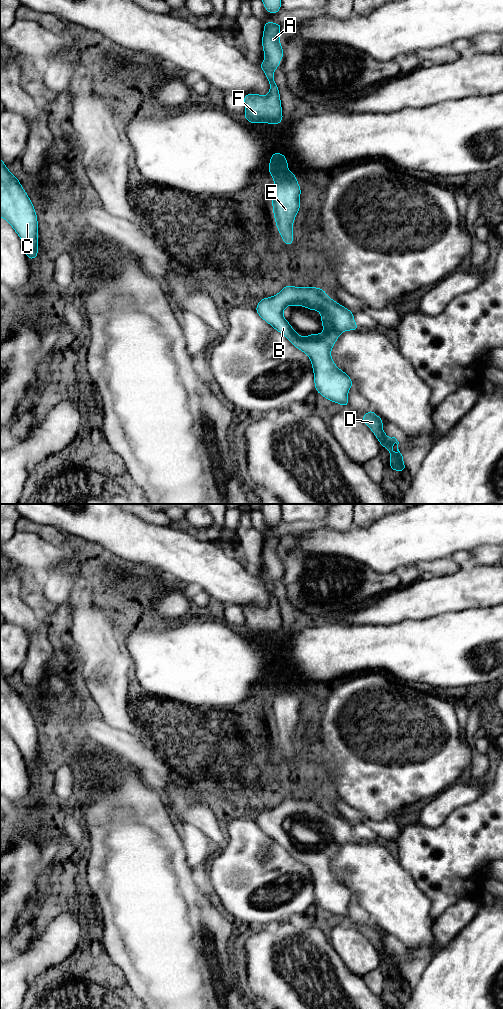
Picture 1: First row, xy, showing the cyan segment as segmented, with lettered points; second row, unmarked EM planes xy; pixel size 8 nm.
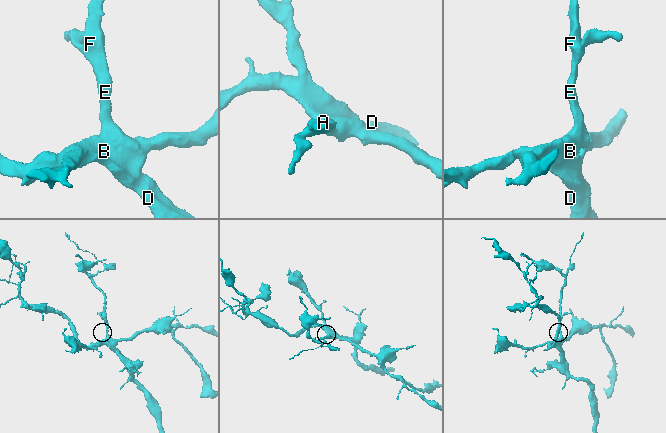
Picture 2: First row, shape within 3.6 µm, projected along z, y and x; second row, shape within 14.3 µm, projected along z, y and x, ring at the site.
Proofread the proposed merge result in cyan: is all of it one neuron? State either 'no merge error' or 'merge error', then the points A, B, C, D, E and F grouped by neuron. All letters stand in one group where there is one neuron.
no merge error; groups A B C D E F

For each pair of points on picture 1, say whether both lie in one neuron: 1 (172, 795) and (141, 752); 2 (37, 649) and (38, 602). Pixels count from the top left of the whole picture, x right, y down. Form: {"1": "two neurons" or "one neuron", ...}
{"1": "one neuron", "2": "two neurons"}

